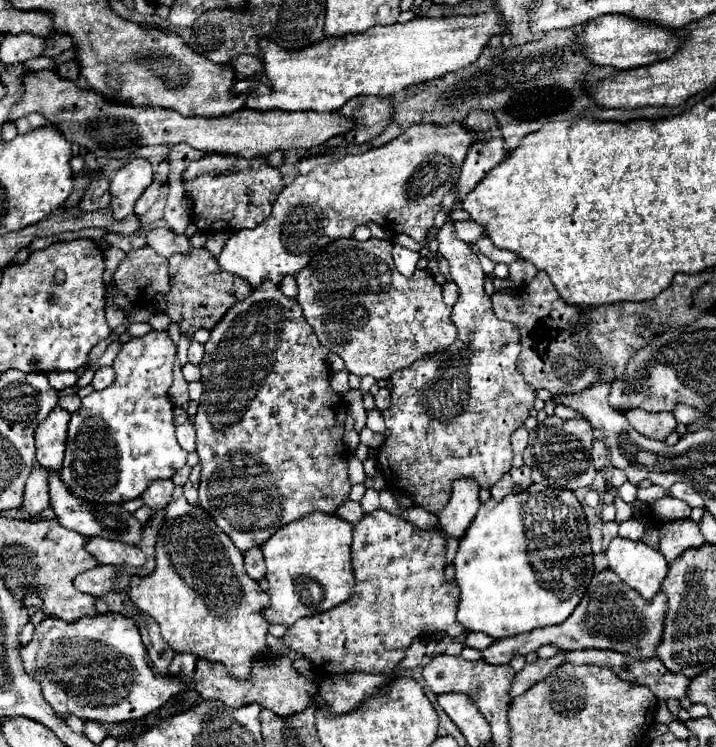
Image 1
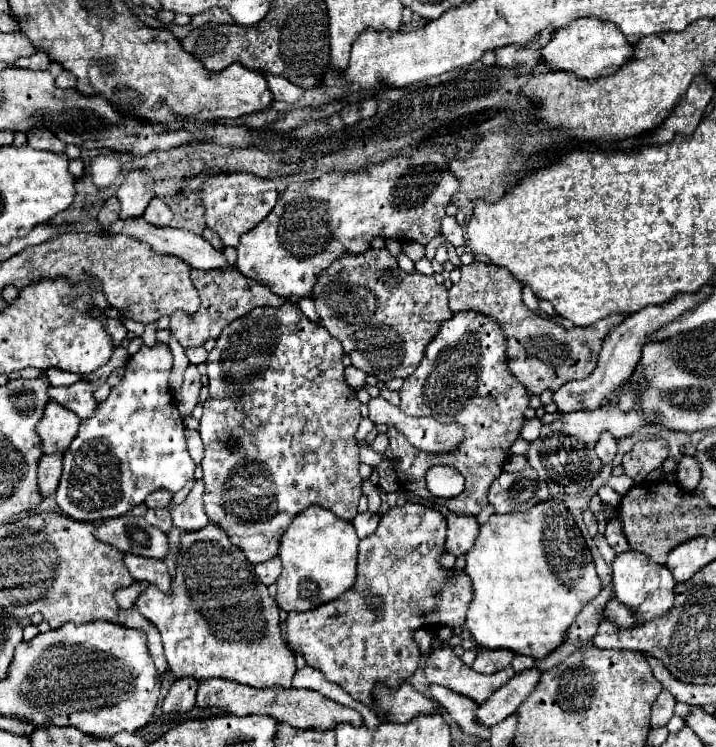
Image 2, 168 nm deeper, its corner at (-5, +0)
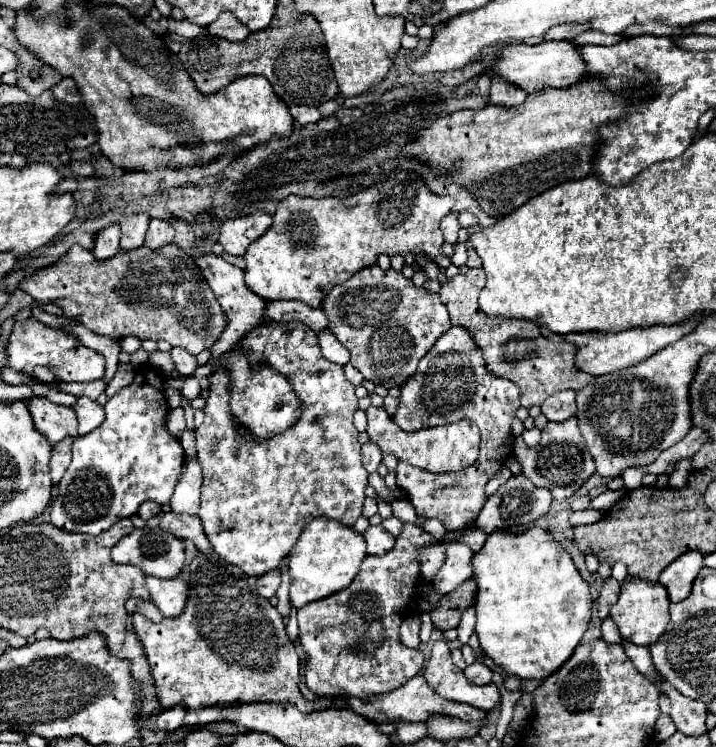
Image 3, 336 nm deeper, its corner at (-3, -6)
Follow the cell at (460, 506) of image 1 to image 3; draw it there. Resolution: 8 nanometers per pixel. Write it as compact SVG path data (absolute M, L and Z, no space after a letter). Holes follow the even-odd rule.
M453 541L445 547L447 547L445 563L441 565L437 577L433 579L433 587L441 595L451 593L455 587L459 587L465 579L471 577L471 555L473 555L469 545L461 541Z

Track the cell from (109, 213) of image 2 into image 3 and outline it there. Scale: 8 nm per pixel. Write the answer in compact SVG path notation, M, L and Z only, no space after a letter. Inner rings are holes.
M111 223L109 227L101 229L95 237L95 257L99 259L107 259L113 257L119 251L119 237L121 237L121 229L119 223Z

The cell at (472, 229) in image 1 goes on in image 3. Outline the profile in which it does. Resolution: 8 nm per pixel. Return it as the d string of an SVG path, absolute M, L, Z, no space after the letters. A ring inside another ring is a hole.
M449 213L449 215L441 221L443 237L445 237L445 241L447 241L447 243L451 243L451 245L455 245L455 243L457 243L457 233L459 233L459 229L461 229L461 225L459 225L459 221L457 221L455 213Z

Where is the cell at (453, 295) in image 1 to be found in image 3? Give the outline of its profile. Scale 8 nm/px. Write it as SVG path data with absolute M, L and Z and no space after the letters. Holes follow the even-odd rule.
M469 269L467 273L459 273L449 283L445 283L439 291L441 301L445 303L451 323L463 325L471 331L475 343L483 349L483 357L497 377L505 377L521 389L521 405L541 405L549 395L563 391L563 389L585 389L587 385L595 383L595 377L579 371L575 367L575 353L577 347L565 341L551 341L549 337L533 337L525 339L525 321L523 319L507 319L507 317L487 317L479 305L477 295L485 285L483 269Z

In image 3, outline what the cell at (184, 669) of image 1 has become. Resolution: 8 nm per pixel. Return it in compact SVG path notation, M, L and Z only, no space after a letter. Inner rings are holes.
M175 705L171 709L163 709L157 715L157 727L163 729L163 731L175 731L177 727L183 725L185 713L187 713L187 707L185 705Z

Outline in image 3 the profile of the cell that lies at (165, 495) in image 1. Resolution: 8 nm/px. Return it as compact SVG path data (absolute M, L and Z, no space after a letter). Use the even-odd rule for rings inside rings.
M145 501L141 507L139 507L139 515L141 515L141 519L151 519L151 517L155 517L155 515L159 515L161 513L161 505L159 503L155 503L155 501Z

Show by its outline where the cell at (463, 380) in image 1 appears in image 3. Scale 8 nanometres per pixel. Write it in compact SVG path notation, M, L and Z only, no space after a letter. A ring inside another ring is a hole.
M451 327L443 333L429 353L419 361L413 377L401 385L401 403L393 415L393 421L407 431L421 427L437 427L455 423L463 417L479 423L481 429L481 453L479 459L461 471L431 473L419 467L397 463L397 487L407 501L413 503L417 515L439 519L445 529L457 531L479 515L487 501L485 485L503 467L507 455L511 457L515 437L511 433L511 421L519 409L519 387L493 375L481 355L481 349L473 341L473 335L465 327Z

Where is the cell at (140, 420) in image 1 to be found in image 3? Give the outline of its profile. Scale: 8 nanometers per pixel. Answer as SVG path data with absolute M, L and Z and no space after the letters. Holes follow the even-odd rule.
M143 367L141 371L137 371L131 385L123 387L105 403L105 421L91 433L73 439L73 461L57 485L59 495L53 499L51 505L51 523L55 527L75 533L99 535L115 525L119 519L135 515L143 501L151 499L159 505L171 501L175 485L183 471L185 453L179 439L173 437L167 429L169 407L163 395L163 387L163 377L155 369Z

